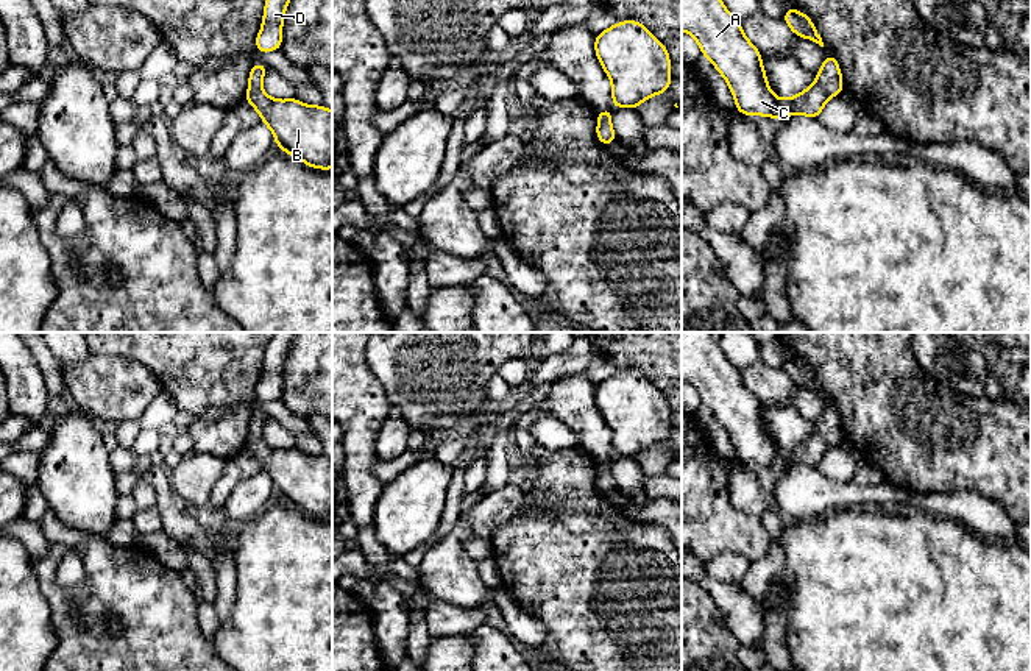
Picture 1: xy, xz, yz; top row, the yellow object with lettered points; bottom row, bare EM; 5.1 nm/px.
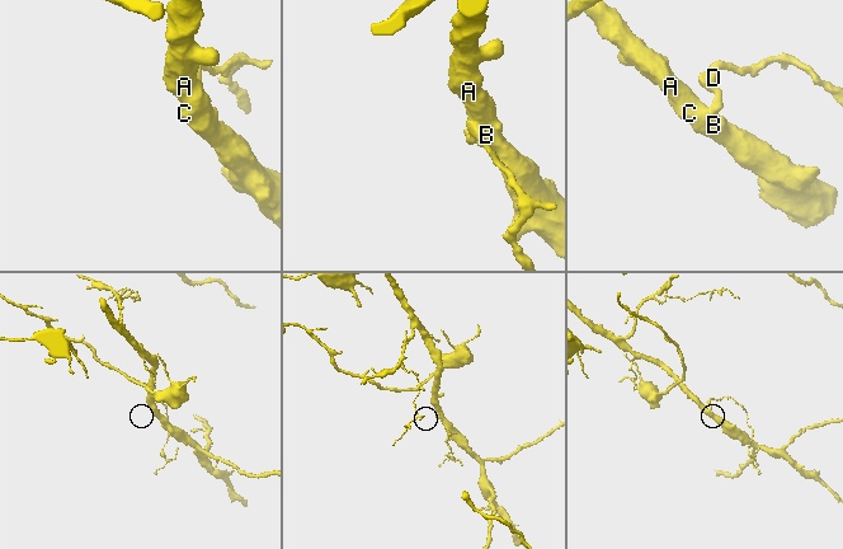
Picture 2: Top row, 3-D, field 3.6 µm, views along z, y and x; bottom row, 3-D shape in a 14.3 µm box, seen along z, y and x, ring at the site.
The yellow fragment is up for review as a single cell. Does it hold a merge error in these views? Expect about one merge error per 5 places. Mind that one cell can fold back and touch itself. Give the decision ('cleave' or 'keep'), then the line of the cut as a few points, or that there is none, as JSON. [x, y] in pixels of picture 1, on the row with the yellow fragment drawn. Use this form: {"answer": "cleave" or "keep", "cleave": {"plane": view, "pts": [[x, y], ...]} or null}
{"answer": "keep", "cleave": null}

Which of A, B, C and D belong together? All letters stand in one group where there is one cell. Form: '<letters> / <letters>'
A B C D

